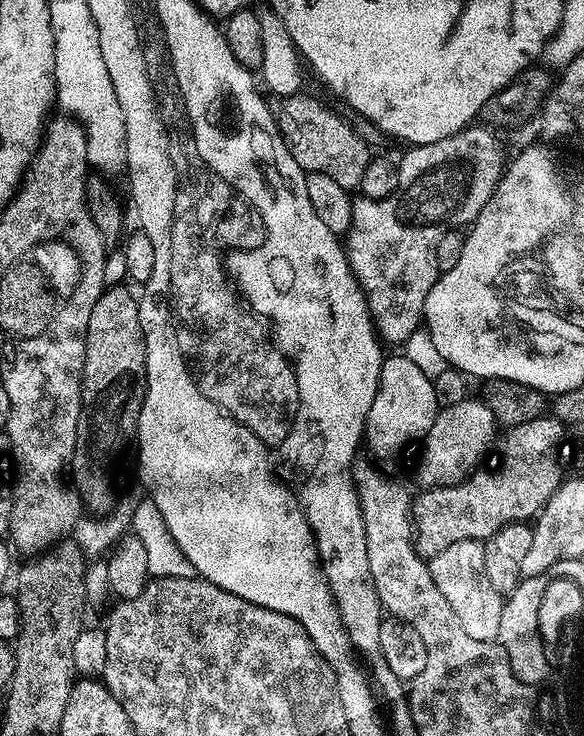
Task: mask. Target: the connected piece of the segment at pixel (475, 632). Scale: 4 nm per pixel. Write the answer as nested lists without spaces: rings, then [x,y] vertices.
[[[478,540],[454,542],[454,546],[446,546],[442,554],[431,557],[427,566],[430,578],[434,578],[434,586],[438,586],[438,590],[442,590],[442,595],[446,597],[446,602],[450,602],[450,608],[465,633],[470,638],[483,641],[496,640],[505,597],[500,596],[498,590],[490,586],[490,578],[486,578],[483,543]]]

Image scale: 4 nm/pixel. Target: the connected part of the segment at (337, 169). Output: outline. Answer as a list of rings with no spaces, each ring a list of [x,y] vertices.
[[[296,94],[289,100],[280,98],[274,104],[276,124],[294,156],[294,161],[298,162],[305,173],[325,172],[340,187],[347,190],[359,189],[360,179],[370,159],[370,151],[364,145],[363,138],[338,113],[331,112],[314,97],[302,95]]]

